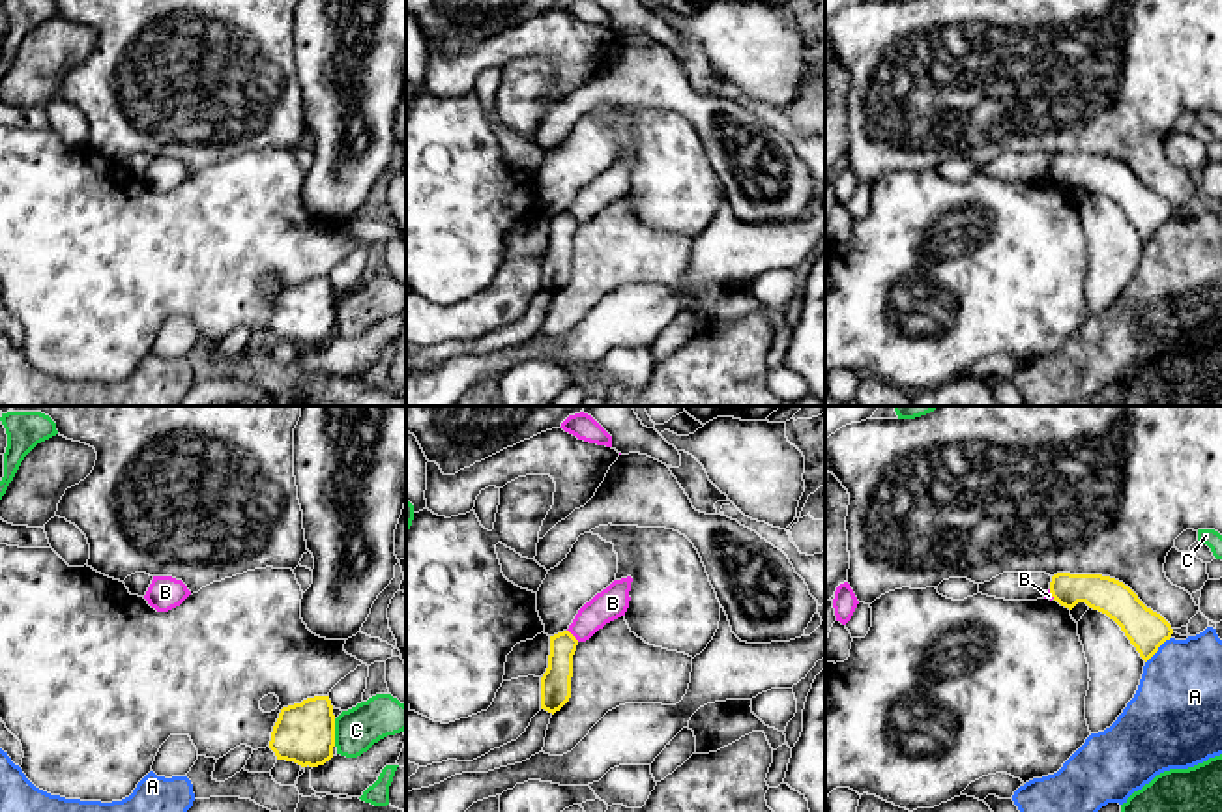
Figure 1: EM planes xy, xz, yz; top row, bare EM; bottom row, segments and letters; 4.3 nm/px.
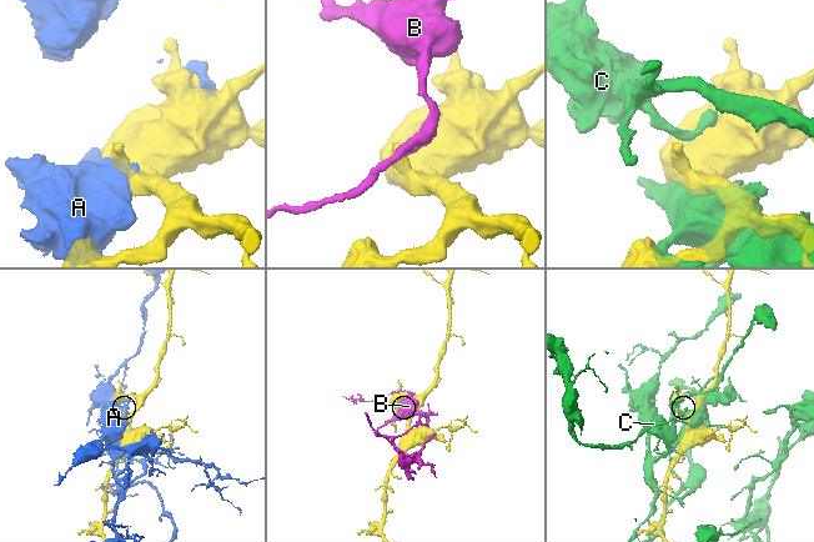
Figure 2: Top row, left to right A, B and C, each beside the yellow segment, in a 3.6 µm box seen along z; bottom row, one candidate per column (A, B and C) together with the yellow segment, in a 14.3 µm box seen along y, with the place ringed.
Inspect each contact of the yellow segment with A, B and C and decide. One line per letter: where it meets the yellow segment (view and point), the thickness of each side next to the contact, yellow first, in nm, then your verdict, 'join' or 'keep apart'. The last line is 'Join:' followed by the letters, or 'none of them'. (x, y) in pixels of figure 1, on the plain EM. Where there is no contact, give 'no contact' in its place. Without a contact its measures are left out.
A: yz (1157, 231) | 170/380 nm | keep apart
B: xz (571, 216) | 130/140 nm | keep apart
C: xy (334, 313) | 260/190 nm | keep apart
Join: none of them

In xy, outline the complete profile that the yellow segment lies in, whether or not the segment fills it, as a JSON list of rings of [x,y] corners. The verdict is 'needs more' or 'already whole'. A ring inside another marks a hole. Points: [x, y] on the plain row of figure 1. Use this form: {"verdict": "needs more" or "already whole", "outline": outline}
{"verdict": "already whole", "outline": [[[329,277],[307,279],[281,290],[269,322],[277,341],[318,348],[333,339],[333,327],[335,296]]]}

